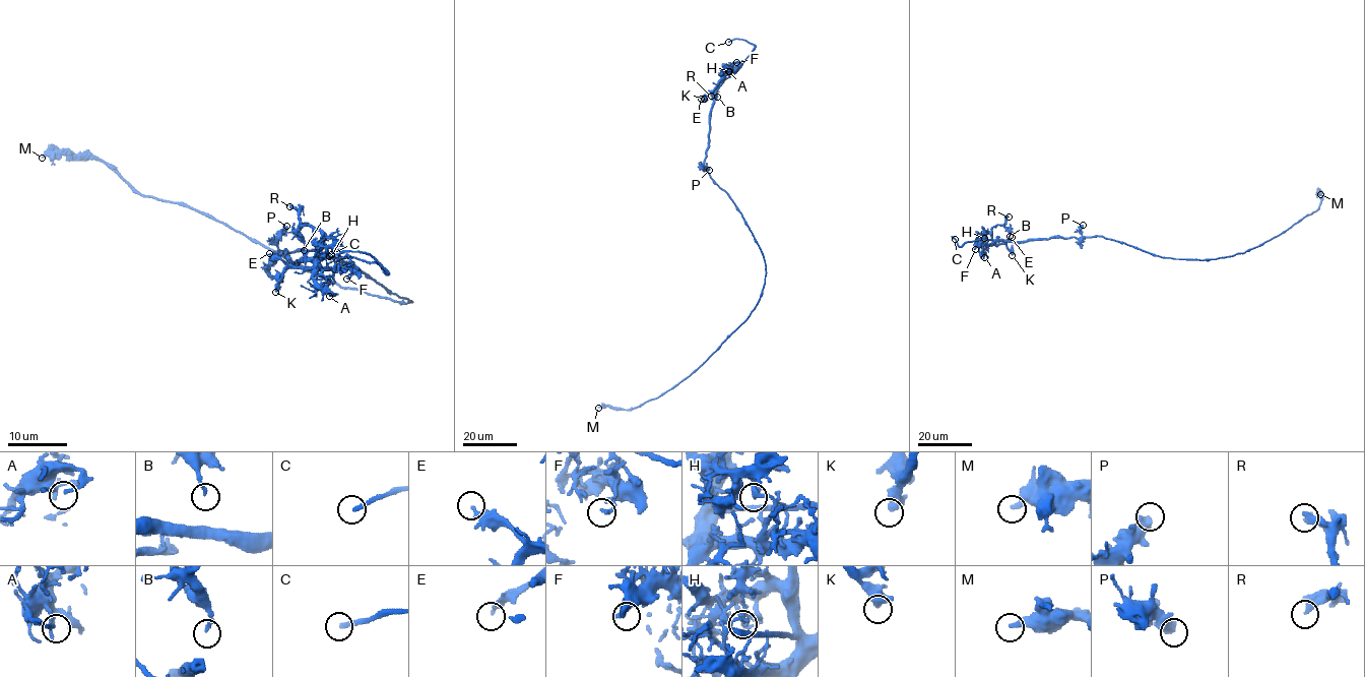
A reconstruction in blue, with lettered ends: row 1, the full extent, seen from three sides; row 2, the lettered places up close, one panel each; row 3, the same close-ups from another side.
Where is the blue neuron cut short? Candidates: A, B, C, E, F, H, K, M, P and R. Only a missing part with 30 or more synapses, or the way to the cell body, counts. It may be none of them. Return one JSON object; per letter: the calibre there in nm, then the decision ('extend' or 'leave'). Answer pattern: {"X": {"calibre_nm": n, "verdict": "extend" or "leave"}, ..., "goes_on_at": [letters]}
{"A": {"calibre_nm": 200, "verdict": "leave"}, "B": {"calibre_nm": 170, "verdict": "leave"}, "C": {"calibre_nm": 240, "verdict": "extend"}, "E": {"calibre_nm": 240, "verdict": "leave"}, "F": {"calibre_nm": 220, "verdict": "leave"}, "H": {"calibre_nm": 140, "verdict": "leave"}, "K": {"calibre_nm": 340, "verdict": "leave"}, "M": {"calibre_nm": 320, "verdict": "leave"}, "P": {"calibre_nm": 550, "verdict": "leave"}, "R": {"calibre_nm": 360, "verdict": "leave"}, "goes_on_at": ["C"]}

